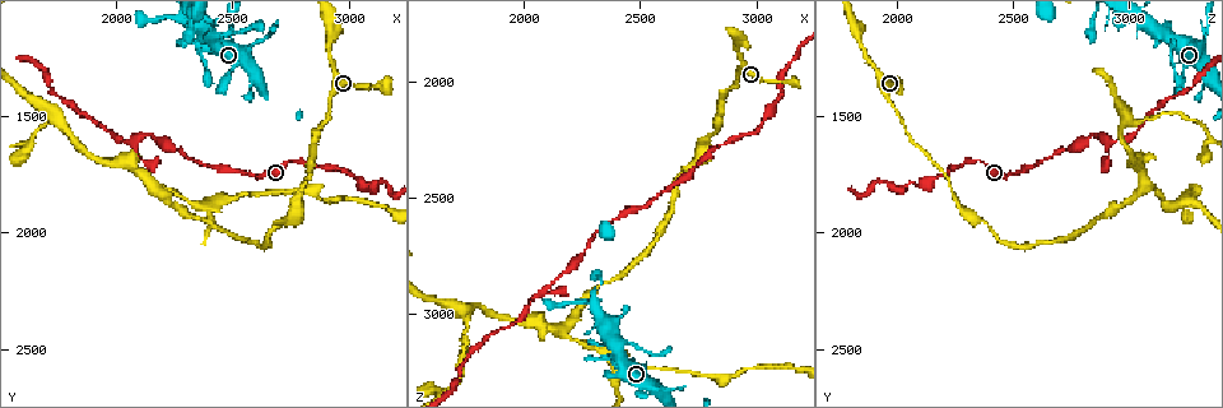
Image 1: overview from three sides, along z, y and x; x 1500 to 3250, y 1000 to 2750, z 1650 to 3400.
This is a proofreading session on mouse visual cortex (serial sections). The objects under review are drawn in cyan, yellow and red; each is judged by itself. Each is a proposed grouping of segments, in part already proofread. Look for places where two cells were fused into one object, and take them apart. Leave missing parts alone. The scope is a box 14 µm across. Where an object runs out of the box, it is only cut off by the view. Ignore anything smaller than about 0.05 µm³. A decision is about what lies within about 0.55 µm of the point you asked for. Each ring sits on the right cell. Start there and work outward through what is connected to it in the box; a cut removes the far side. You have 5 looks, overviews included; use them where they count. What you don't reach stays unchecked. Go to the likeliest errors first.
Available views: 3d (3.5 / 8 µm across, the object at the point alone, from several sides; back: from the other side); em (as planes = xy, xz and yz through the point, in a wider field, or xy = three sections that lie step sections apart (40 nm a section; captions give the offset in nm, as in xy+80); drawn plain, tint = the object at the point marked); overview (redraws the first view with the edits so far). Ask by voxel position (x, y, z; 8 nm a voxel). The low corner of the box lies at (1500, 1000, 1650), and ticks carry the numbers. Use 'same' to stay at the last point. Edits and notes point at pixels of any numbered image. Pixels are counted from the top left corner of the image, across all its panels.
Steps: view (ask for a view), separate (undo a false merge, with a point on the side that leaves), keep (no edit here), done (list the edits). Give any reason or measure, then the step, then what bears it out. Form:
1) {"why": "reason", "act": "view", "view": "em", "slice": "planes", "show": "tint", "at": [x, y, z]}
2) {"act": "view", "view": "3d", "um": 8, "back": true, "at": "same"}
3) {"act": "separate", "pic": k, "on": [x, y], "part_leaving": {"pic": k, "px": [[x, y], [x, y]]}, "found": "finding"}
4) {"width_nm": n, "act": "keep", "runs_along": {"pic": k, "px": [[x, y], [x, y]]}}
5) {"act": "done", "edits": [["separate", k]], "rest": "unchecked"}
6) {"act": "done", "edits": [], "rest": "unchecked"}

{"why": "three-way junction", "act": "view", "view": "3d", "um": 3.5, "at": [2160, 1800, 3070]}

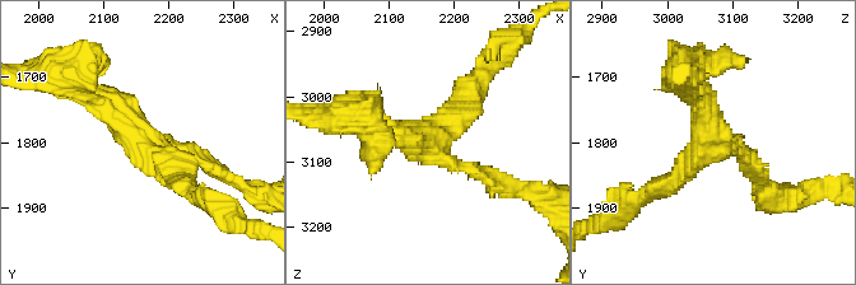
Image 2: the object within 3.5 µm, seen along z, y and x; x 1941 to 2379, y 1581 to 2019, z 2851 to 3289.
{"arms": 3, "arm_widths_nm": [200, 250, 300], "act": "view", "view": "em", "slice": "planes", "show": "tint", "at": [2170, 1805, 3065]}

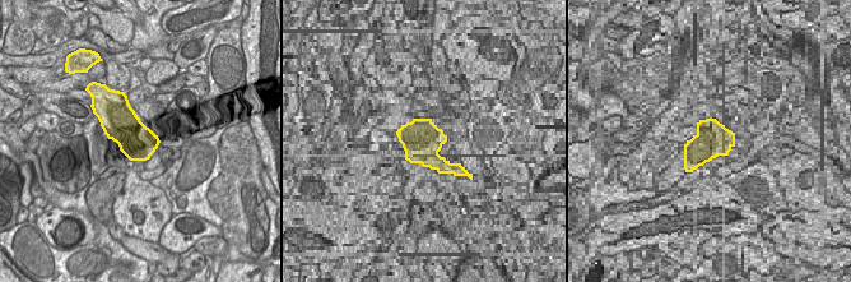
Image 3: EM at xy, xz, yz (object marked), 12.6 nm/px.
{"why": "cut it another way", "act": "view", "view": "em", "slice": "xy", "step": 1, "show": "tint", "at": "same"}

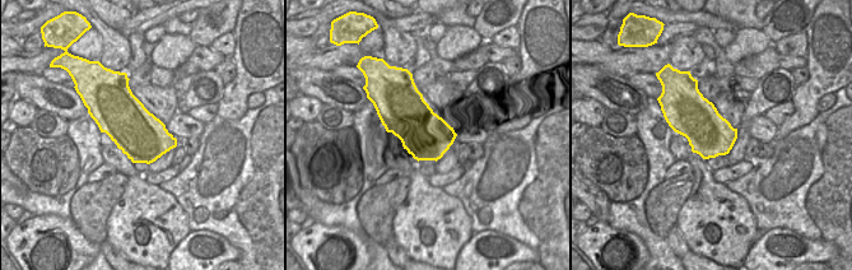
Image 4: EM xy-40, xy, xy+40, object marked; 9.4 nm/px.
{"act": "keep", "runs_along": {"pic": 2, "px": [[187, 190], [117, 116], [82, 92]]}, "found": "all the same cell"}

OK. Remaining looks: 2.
{"why": "three-way junction", "act": "view", "view": "3d", "um": 3.5, "at": [2070, 1610, 2900]}

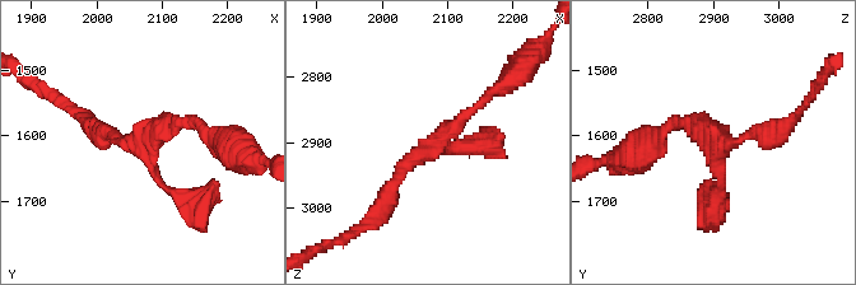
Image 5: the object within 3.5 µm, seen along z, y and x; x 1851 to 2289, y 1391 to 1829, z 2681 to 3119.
{"arms": 3, "act": "keep", "runs_along": {"pic": 5, "px": [[492, 92], [406, 163], [382, 205]]}, "found": "continuous, no second cell"}

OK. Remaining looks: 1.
{"act": "done", "edits": [], "rest": "unchecked"}

